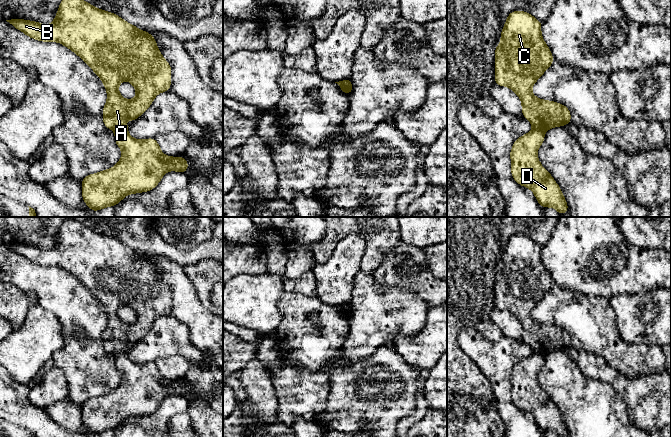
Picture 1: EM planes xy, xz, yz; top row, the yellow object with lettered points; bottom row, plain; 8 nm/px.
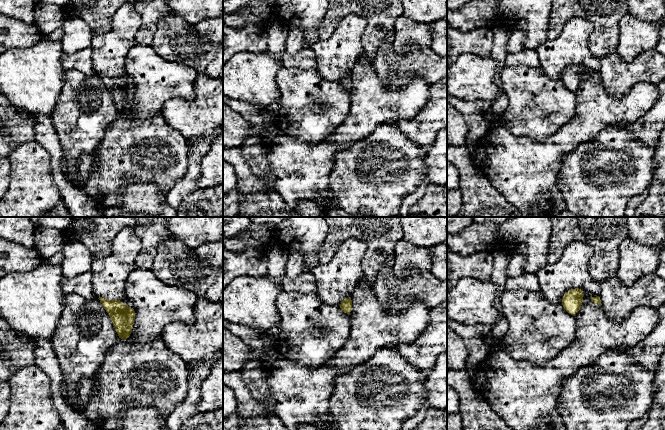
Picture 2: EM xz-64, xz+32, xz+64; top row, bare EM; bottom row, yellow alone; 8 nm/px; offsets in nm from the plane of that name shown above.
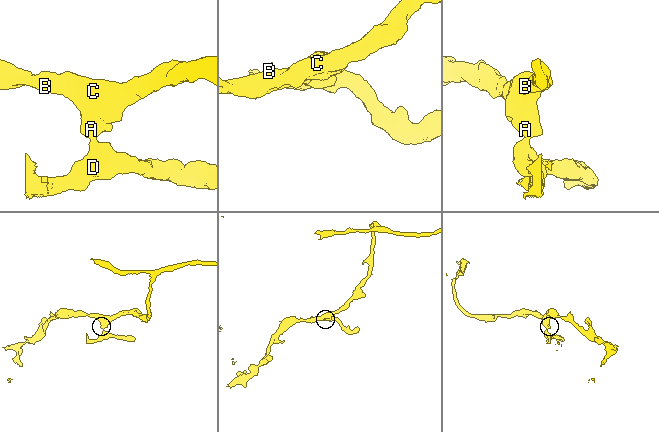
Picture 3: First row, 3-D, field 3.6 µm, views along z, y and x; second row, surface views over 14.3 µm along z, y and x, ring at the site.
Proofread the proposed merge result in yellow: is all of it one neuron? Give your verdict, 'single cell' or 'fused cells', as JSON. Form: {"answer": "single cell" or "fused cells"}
{"answer": "fused cells"}

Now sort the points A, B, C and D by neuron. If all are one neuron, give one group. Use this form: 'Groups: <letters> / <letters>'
Groups: A B C / D

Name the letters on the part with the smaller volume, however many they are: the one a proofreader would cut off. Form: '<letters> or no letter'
D

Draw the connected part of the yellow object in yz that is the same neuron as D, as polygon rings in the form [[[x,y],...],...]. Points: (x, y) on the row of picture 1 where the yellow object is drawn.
[[[533,129],[518,138],[510,152],[513,179],[531,189],[542,207],[553,207],[559,214],[568,212],[568,205],[562,191],[553,177],[537,158],[537,150],[544,141],[544,132]]]

